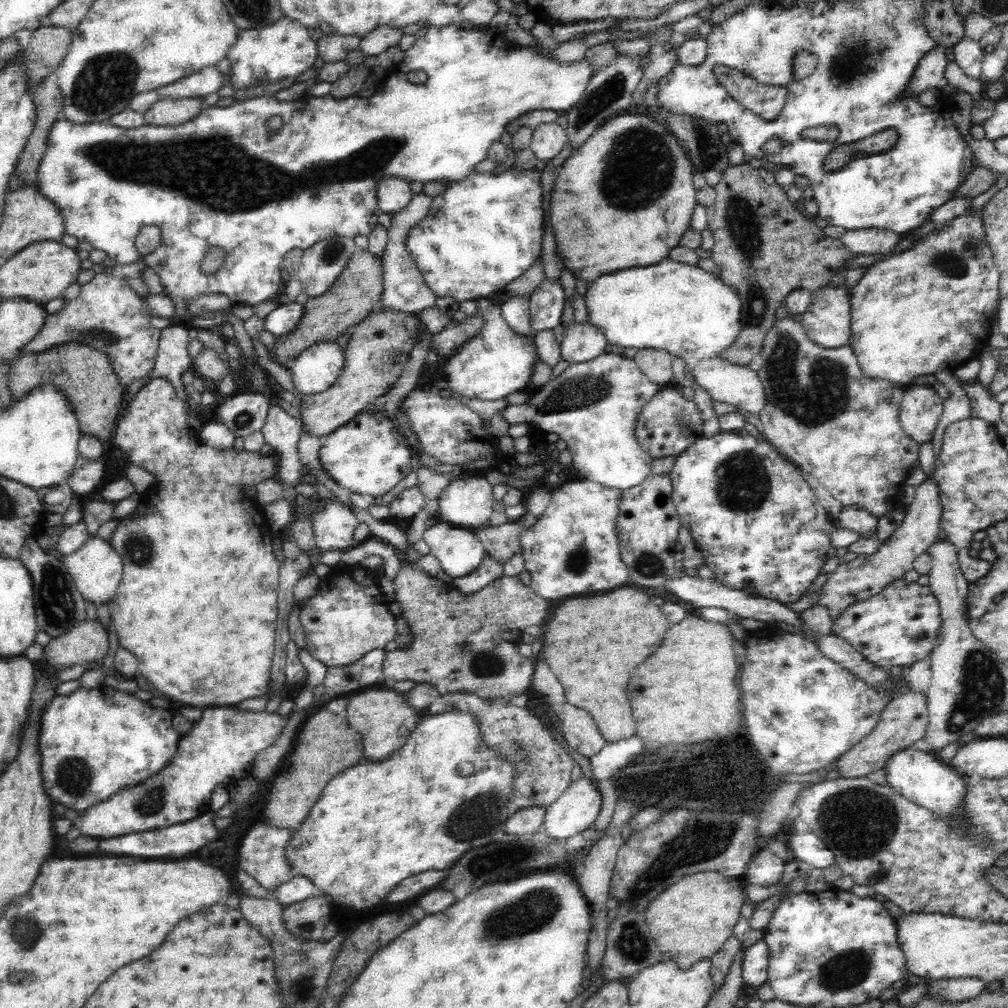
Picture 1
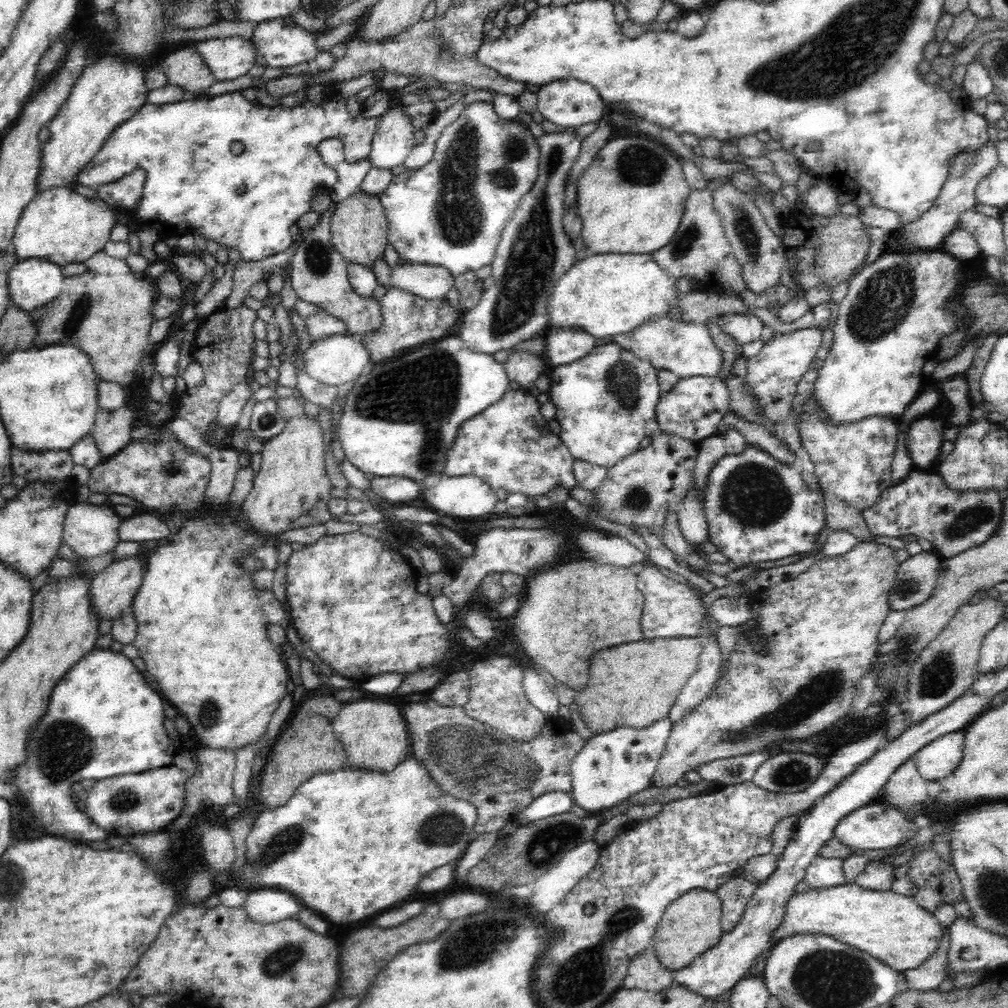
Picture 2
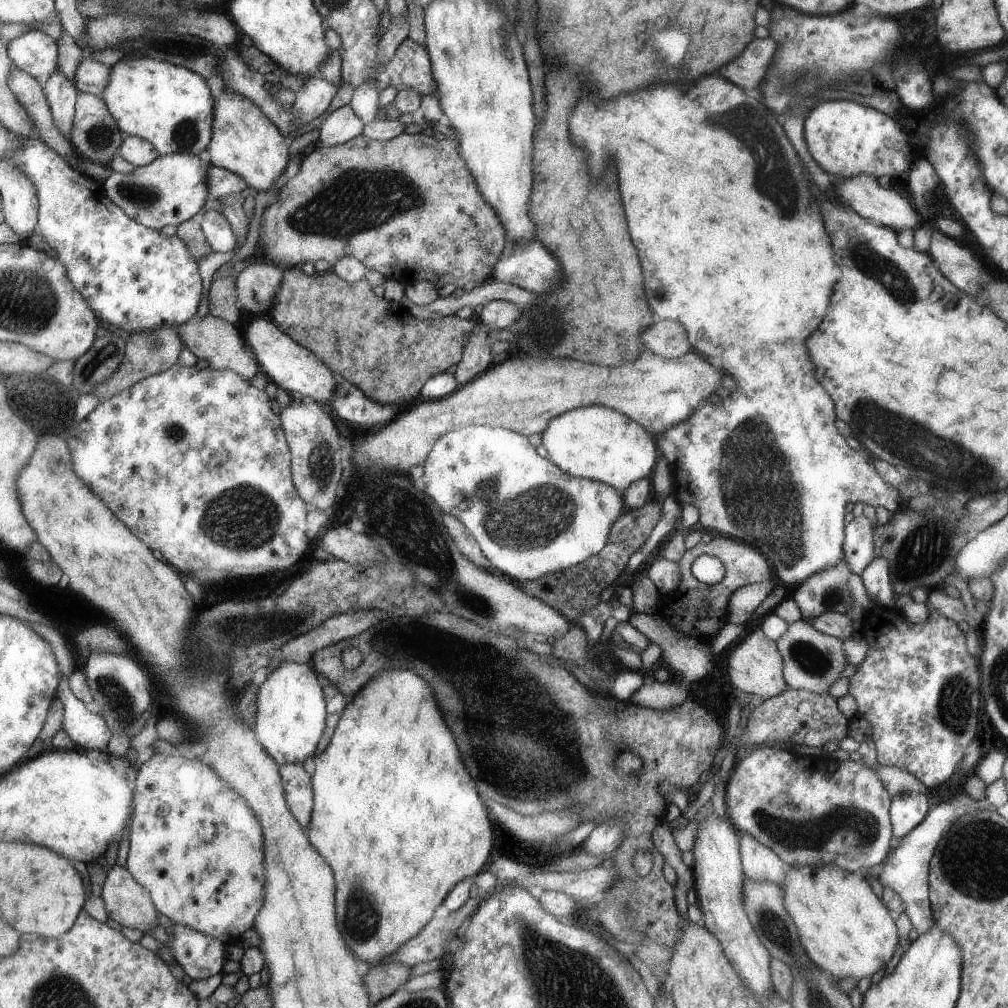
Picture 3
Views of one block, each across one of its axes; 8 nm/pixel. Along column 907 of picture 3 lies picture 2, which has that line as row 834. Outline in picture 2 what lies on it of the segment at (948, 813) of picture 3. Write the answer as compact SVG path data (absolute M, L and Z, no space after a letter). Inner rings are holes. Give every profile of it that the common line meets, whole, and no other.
M875 801L868 806L854 810L848 814L848 817L838 822L838 826L834 830L834 837L850 849L878 850L879 848L890 848L910 840L922 826L921 822L908 822L907 820L904 813L900 813L898 809L884 802Z

